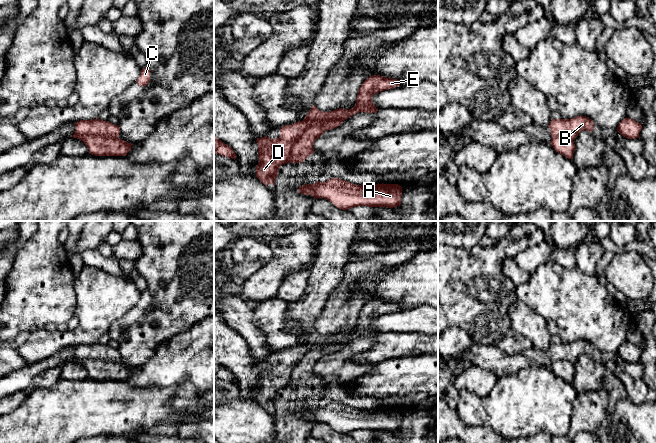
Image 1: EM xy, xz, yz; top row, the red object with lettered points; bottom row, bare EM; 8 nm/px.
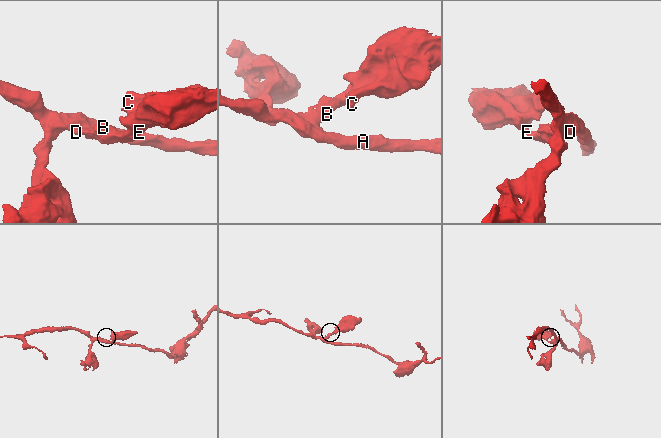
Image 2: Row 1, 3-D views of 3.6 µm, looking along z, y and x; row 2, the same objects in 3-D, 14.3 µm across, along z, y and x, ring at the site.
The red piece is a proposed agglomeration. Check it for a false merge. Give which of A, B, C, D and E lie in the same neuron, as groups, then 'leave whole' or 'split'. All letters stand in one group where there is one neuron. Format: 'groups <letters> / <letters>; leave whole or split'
groups A C D E / B; split

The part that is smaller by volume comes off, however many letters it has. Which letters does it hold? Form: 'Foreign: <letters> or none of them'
Foreign: B

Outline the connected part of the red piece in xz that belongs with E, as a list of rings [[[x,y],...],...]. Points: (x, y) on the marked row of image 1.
[[[372,75],[366,79],[359,88],[355,106],[349,110],[339,108],[331,111],[332,118],[346,120],[359,112],[376,113],[378,109],[372,101],[372,96],[397,86],[400,86],[400,82],[397,79]]]

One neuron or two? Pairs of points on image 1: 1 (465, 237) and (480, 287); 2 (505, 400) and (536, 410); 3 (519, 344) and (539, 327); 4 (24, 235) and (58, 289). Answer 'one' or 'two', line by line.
1: two
2: one
3: two
4: two

